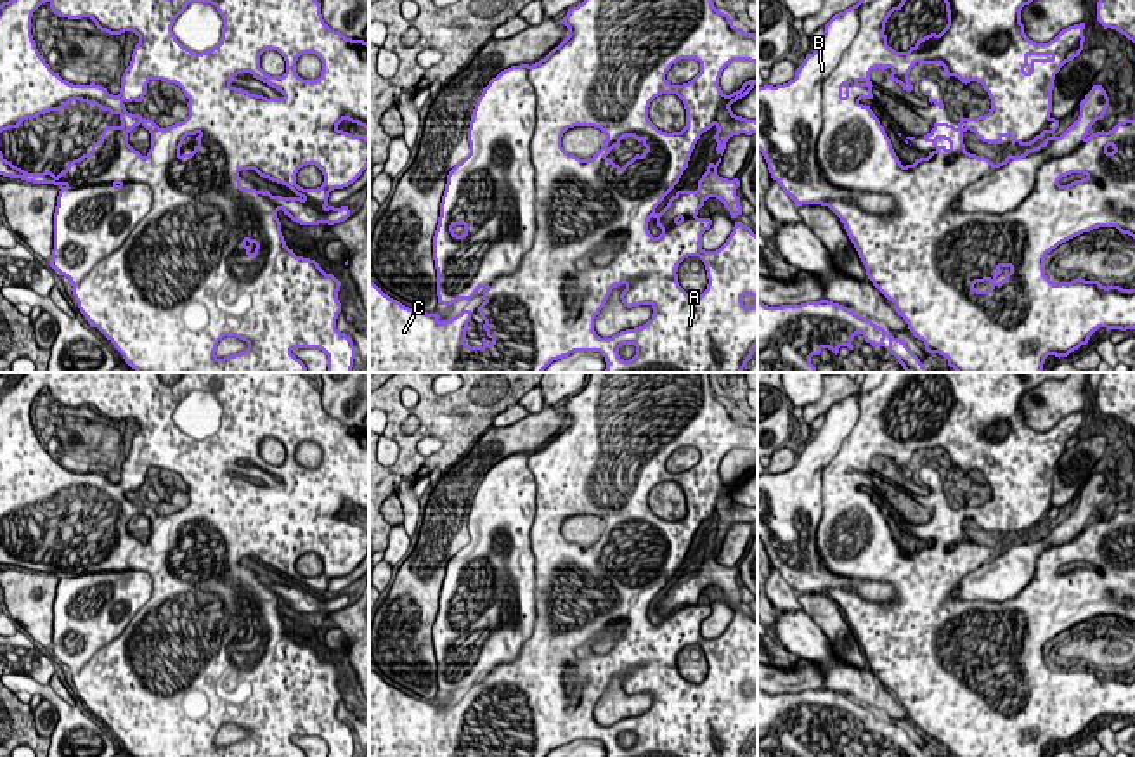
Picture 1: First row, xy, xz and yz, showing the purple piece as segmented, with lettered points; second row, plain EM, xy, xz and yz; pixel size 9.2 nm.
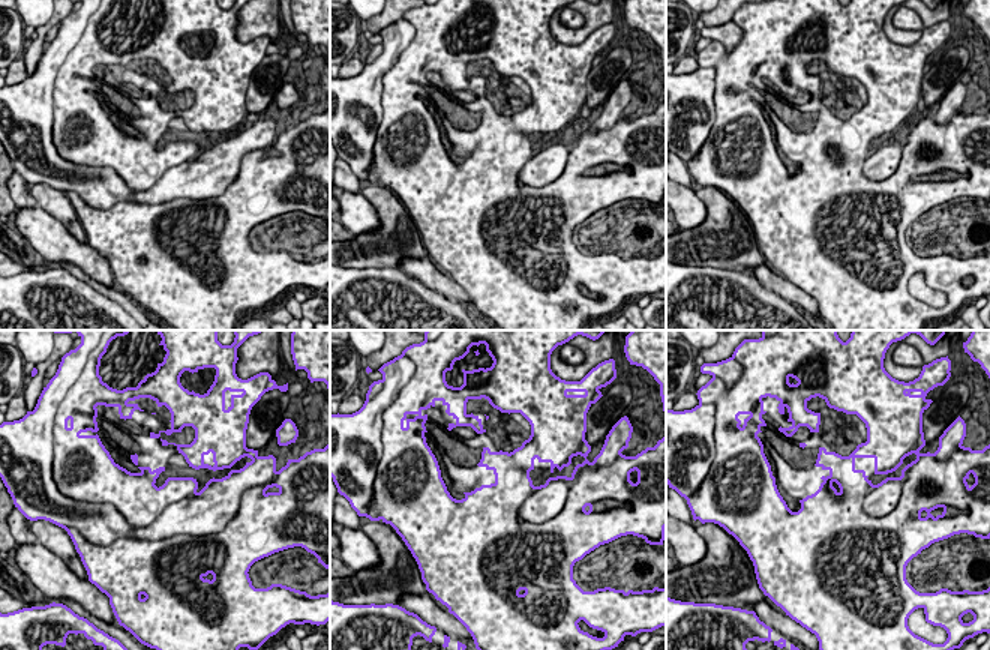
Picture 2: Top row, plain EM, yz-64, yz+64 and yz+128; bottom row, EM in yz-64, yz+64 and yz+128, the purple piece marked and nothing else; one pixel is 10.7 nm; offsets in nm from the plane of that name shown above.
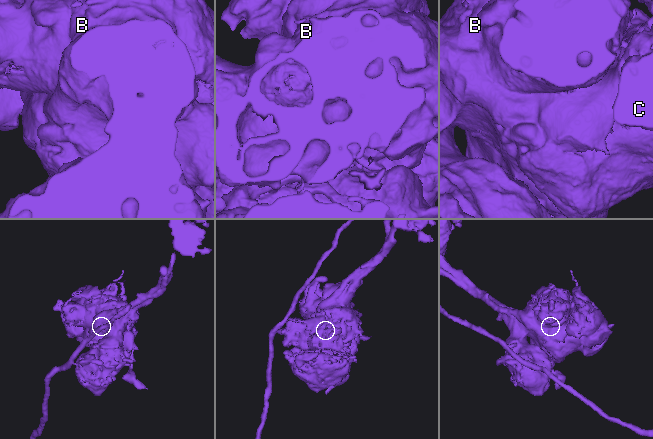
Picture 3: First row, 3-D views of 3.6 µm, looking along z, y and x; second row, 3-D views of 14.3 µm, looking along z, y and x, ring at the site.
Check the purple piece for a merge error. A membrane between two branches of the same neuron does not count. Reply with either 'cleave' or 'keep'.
cleave

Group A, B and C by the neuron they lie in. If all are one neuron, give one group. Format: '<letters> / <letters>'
A C / B

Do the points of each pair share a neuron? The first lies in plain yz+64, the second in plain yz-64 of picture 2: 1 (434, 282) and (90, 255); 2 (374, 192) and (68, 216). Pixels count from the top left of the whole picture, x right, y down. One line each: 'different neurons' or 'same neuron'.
1: same neuron
2: same neuron

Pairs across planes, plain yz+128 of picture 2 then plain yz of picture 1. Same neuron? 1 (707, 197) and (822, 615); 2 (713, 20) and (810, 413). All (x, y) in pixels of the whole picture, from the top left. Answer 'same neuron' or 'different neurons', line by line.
1: same neuron
2: same neuron

